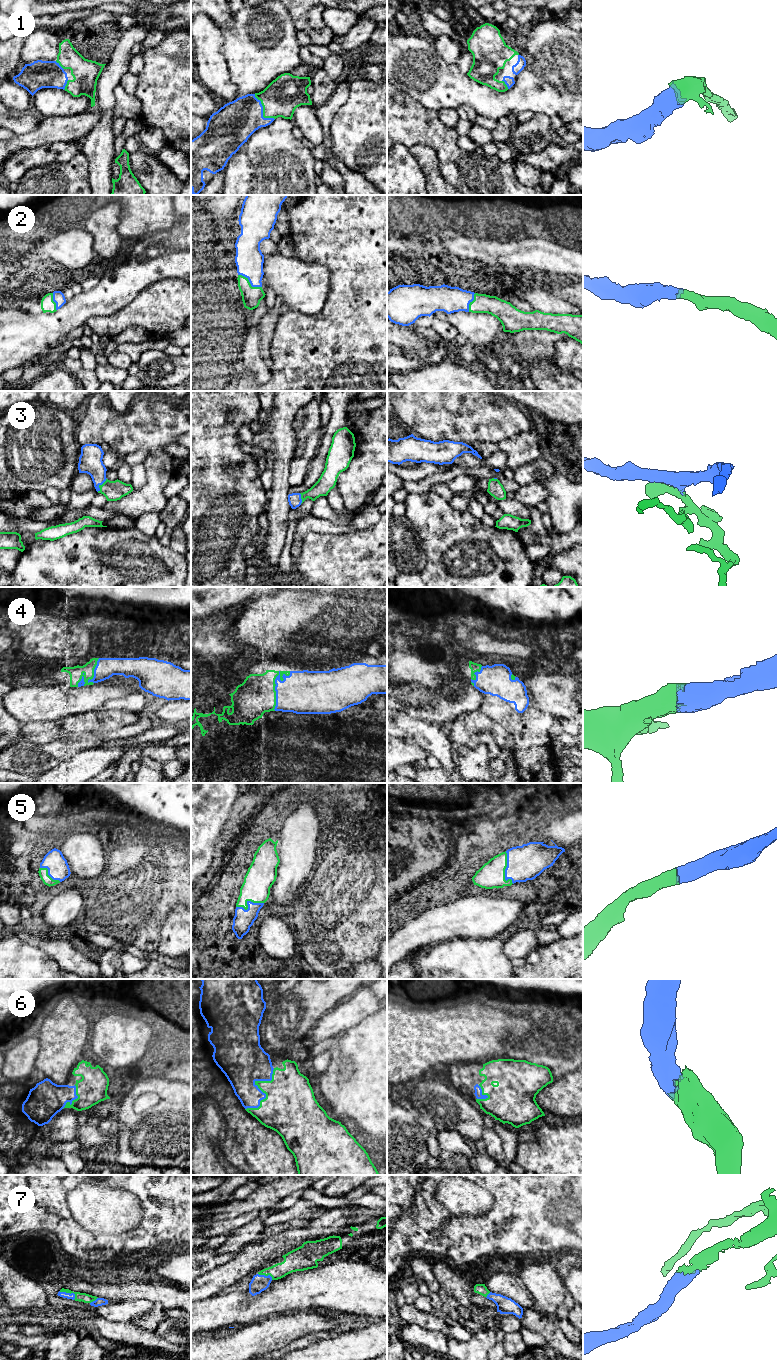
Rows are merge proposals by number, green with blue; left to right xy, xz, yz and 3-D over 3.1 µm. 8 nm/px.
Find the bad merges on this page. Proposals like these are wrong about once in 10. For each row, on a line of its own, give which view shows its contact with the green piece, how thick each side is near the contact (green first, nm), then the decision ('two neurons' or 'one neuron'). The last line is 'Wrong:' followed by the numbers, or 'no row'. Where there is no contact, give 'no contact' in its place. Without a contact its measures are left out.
1: meets green in xz; 300 nm thick on the green side, 320 nm on the other; one neuron
2: meets green in xz; 160 nm thick on the green side, 220 nm on the other; one neuron
3: meets green in xy; 160 nm thick on the green side, 190 nm on the other; one neuron
4: meets green in xz; 300 nm thick on the green side, 360 nm on the other; one neuron
5: meets green in yz; 220 nm thick on the green side, 280 nm on the other; one neuron
6: meets green in xz; 380 nm thick on the green side, 360 nm on the other; one neuron
7: meets green in xy; 80 nm thick on the green side, 50 nm on the other; one neuron
Wrong: no row

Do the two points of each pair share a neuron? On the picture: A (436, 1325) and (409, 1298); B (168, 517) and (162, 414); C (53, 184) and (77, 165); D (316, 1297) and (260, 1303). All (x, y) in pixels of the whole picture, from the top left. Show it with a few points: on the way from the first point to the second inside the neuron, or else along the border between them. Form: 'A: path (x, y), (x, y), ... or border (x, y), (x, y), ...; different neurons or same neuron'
A: border (412, 1303), (401, 1305), (398, 1308); different neurons
B: border (168, 499), (167, 503), (159, 510); different neurons
C: path (59, 183), (71, 171); same neuron
D: path (302, 1297), (278, 1297), (274, 1299); same neuron

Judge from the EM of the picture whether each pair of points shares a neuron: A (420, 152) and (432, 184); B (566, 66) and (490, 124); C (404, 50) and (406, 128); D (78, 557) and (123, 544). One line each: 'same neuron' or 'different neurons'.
A: same neuron
B: different neurons
C: different neurons
D: same neuron

